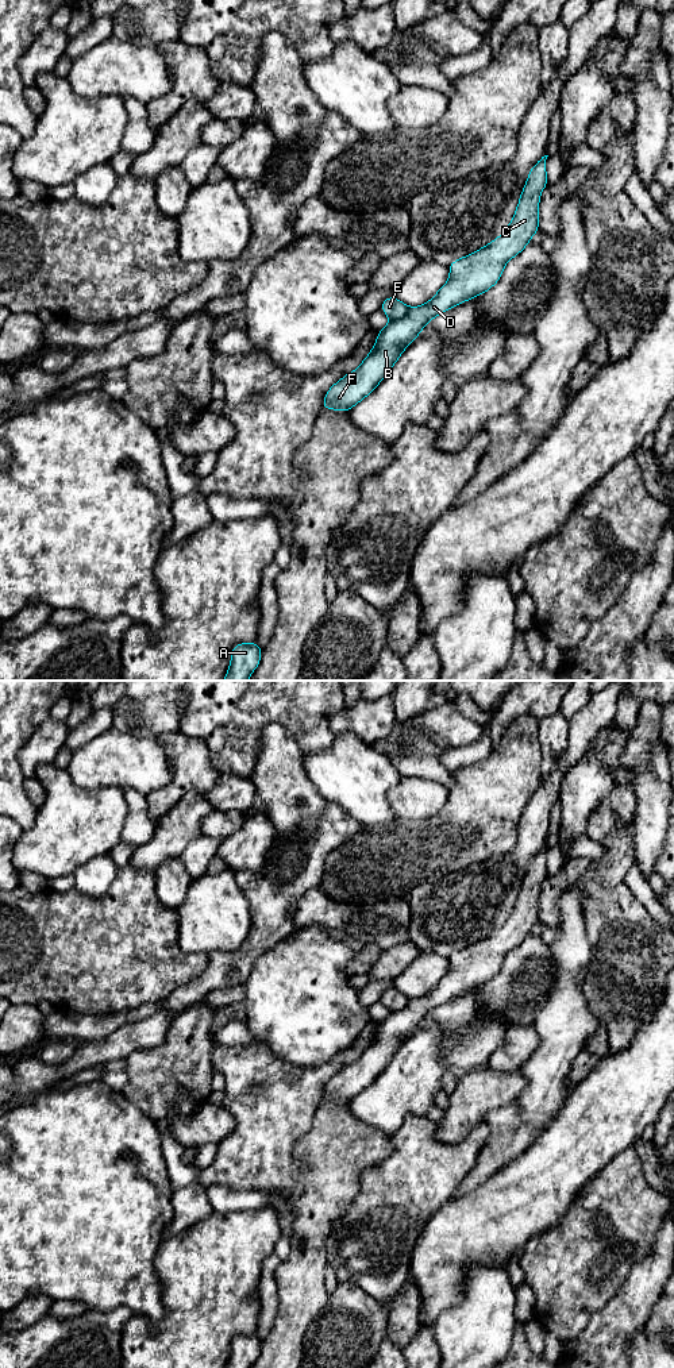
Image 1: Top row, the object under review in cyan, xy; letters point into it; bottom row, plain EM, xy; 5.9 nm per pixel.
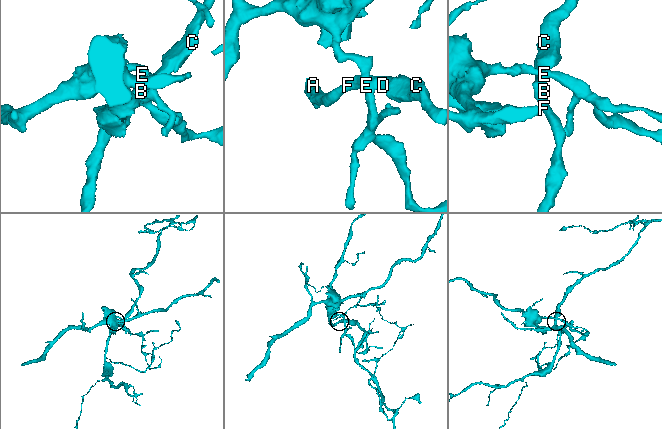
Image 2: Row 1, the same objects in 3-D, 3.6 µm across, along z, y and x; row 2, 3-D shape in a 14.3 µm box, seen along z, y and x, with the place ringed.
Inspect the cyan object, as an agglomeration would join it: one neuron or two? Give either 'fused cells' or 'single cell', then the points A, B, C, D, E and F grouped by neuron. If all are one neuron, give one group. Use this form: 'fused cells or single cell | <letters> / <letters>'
fused cells | A B C D F / E

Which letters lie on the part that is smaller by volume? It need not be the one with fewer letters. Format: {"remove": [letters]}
{"remove": ["E"]}

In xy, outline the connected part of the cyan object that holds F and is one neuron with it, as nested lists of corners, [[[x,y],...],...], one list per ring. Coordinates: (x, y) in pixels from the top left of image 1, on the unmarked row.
[[[546,851],[529,862],[512,913],[504,925],[488,937],[448,956],[450,970],[425,995],[409,999],[407,1006],[378,1022],[377,1032],[357,1061],[334,1075],[321,1101],[350,1102],[388,1067],[404,1041],[417,1030],[435,1007],[484,986],[494,978],[508,952],[521,944],[539,922],[540,885],[547,878]]]

